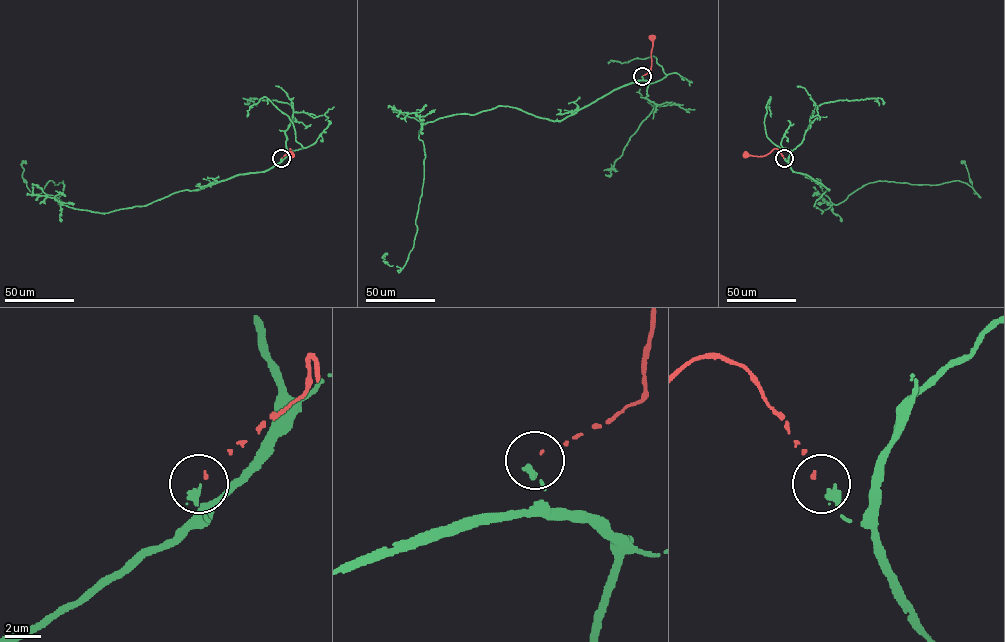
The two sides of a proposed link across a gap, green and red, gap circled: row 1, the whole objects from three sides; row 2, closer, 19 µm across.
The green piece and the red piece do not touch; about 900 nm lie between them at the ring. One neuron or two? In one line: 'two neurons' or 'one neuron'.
one neuron

